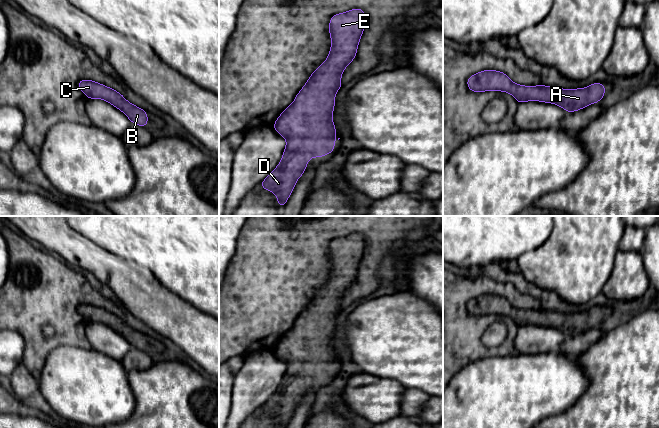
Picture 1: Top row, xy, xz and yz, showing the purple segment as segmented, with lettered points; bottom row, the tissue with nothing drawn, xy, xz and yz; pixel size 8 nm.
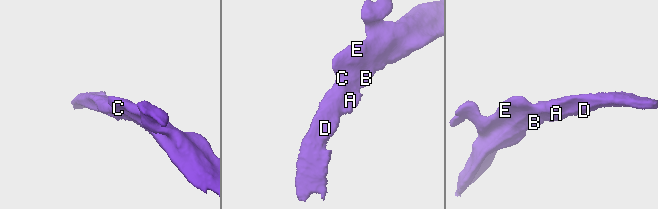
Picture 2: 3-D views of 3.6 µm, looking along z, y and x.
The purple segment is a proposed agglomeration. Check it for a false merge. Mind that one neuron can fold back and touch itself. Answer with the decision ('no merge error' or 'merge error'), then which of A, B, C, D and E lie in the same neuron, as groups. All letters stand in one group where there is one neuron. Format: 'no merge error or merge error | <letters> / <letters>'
no merge error | A B C D E

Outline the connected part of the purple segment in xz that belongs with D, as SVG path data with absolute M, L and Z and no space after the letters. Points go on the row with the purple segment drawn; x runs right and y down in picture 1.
M355 8L347 12L335 14L329 22L329 34L331 36L331 48L325 62L316 69L308 81L296 95L293 103L288 106L277 118L273 128L286 139L286 147L282 159L277 167L261 182L261 187L272 191L277 196L277 202L284 207L289 196L291 195L297 180L306 170L310 158L323 157L333 152L335 147L336 129L332 119L333 109L335 106L335 95L343 85L341 76L344 69L354 60L360 38L363 34L367 22L365 12L360 8Z

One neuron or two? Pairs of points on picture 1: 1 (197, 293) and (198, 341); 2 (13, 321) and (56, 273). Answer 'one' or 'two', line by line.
1: two
2: one

